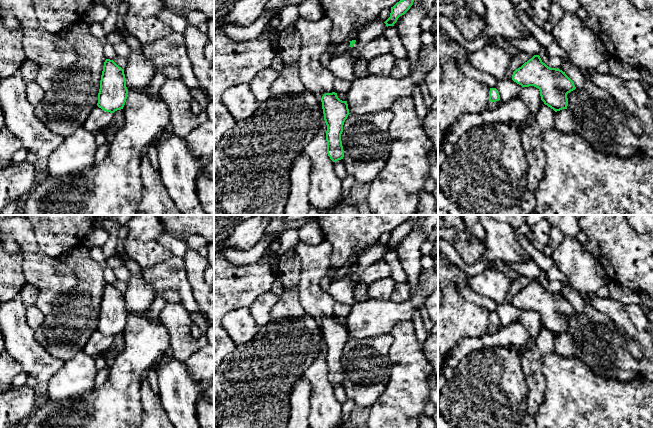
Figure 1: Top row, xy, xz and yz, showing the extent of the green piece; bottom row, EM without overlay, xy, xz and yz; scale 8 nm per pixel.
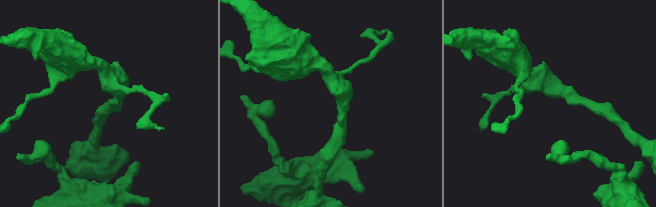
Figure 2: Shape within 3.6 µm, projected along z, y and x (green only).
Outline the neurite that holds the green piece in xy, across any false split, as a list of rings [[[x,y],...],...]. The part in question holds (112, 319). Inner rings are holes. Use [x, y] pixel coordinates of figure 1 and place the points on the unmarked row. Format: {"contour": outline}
{"contour": [[[106,283],[100,304],[97,330],[106,336],[114,337],[123,333],[127,318],[124,293],[113,284]]]}

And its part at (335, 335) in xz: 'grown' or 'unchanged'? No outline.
unchanged

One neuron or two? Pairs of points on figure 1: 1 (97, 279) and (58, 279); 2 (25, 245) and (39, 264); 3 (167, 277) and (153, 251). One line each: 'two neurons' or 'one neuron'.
1: two neurons
2: one neuron
3: two neurons

